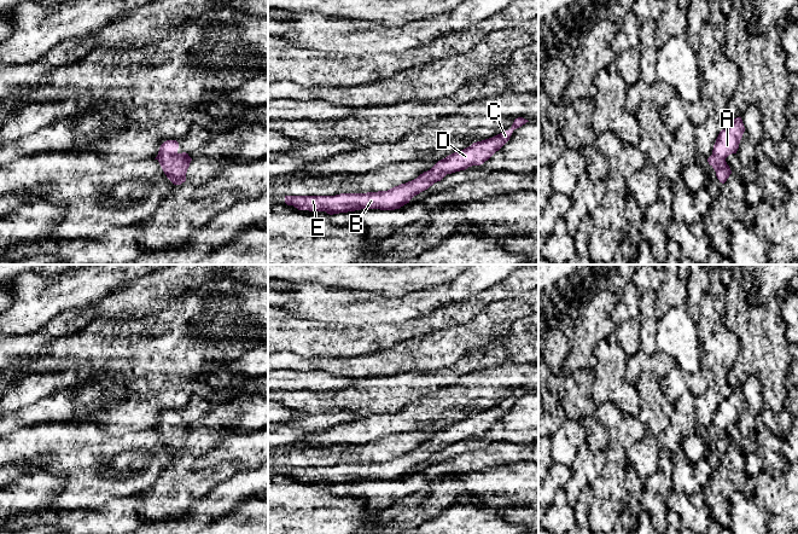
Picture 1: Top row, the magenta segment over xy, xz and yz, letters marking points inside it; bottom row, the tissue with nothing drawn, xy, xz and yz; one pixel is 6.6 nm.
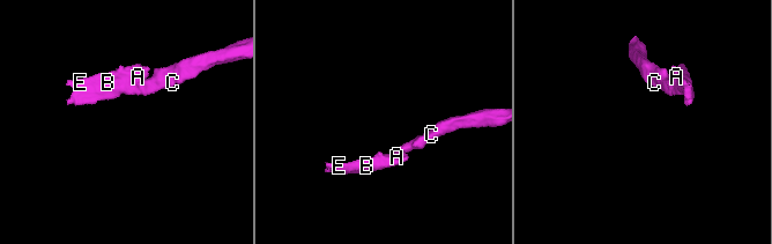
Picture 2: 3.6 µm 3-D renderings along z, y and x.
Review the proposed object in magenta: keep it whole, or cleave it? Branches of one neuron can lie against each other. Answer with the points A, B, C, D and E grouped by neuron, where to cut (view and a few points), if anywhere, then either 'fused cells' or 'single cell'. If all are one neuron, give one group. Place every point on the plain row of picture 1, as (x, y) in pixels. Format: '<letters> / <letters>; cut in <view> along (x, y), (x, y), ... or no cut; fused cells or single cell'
A B C D E; no cut; single cell

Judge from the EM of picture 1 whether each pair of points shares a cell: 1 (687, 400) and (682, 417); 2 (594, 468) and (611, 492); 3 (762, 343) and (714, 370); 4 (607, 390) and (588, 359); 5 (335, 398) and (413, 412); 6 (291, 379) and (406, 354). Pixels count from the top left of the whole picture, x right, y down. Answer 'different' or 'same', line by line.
1: same
2: different
3: different
4: different
5: different
6: different

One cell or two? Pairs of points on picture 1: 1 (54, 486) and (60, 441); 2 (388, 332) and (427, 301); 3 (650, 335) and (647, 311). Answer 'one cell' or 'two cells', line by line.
1: two cells
2: two cells
3: one cell

